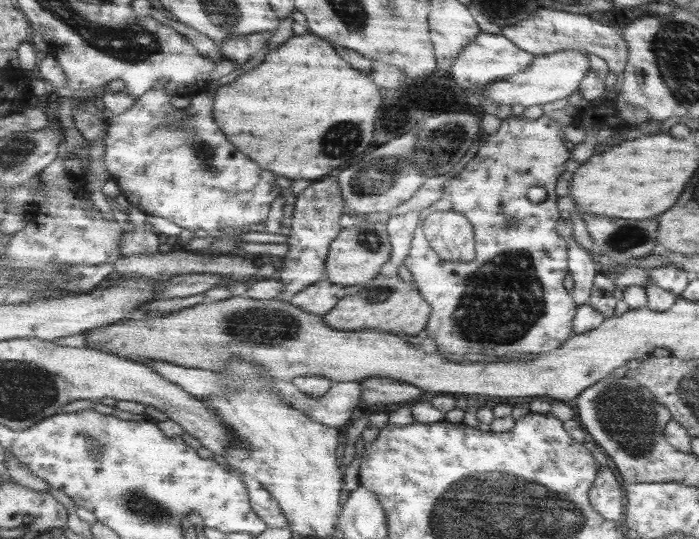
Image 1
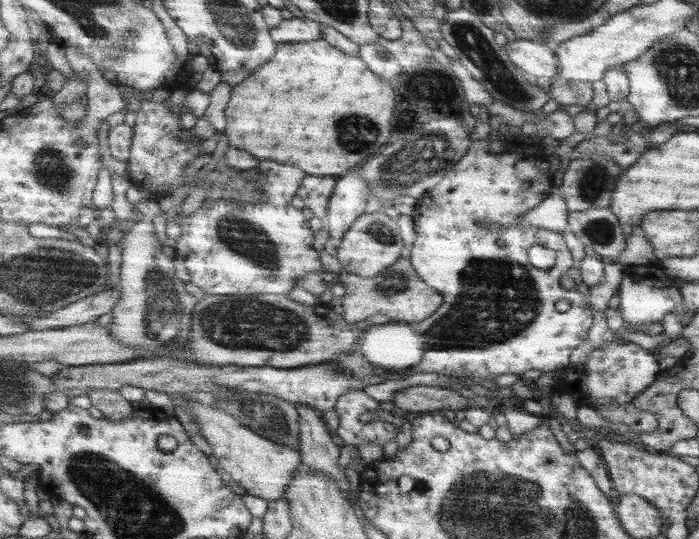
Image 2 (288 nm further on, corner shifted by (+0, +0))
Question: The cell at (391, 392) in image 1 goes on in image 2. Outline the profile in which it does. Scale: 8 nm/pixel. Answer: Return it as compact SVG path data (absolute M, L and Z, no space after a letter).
M411 386L395 392L393 406L401 412L413 414L435 414L445 410L469 410L469 400L457 394L451 388L435 388L435 386Z

